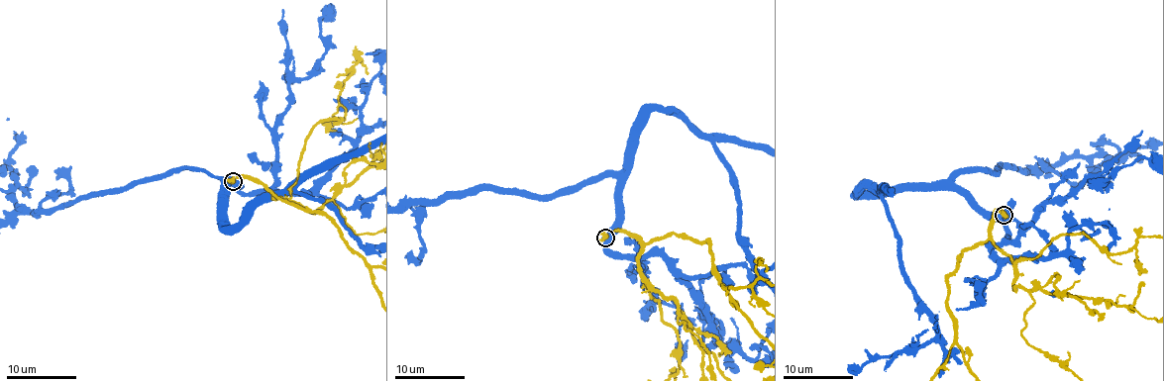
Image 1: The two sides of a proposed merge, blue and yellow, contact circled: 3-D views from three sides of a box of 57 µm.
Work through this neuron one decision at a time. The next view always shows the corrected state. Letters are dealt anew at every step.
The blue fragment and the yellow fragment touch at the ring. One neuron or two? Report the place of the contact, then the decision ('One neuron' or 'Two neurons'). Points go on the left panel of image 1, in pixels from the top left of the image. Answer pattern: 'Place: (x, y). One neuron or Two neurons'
Place: (233, 181). Two neurons

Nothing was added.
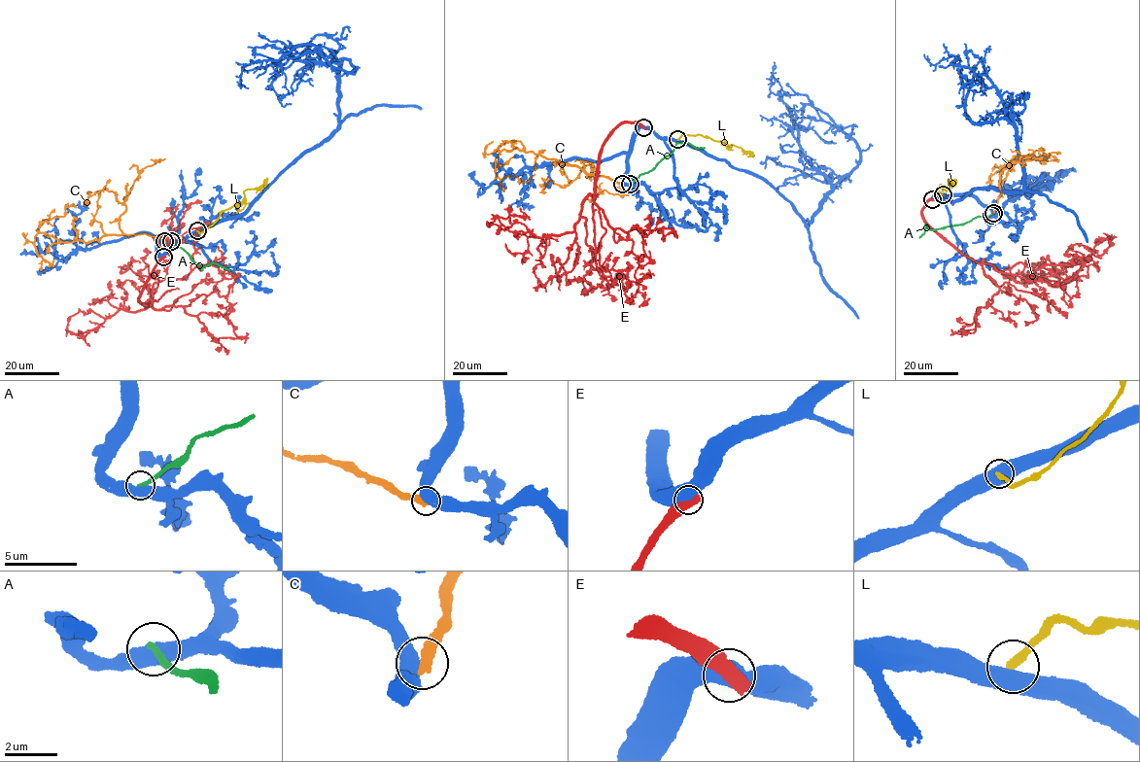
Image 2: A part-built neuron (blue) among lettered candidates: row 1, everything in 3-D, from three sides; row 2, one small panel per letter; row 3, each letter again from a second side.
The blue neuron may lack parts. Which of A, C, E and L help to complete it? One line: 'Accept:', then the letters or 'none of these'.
Accept: none of these

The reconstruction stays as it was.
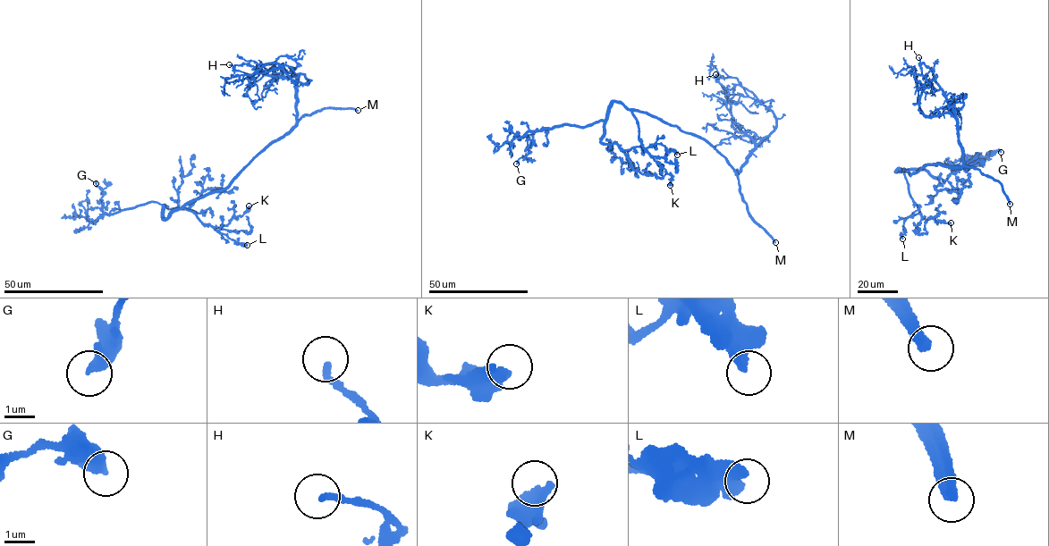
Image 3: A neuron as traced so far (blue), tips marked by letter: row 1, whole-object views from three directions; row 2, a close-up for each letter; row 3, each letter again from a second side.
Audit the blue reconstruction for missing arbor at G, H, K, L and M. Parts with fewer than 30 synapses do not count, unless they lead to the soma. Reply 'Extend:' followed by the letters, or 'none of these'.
Extend: M

